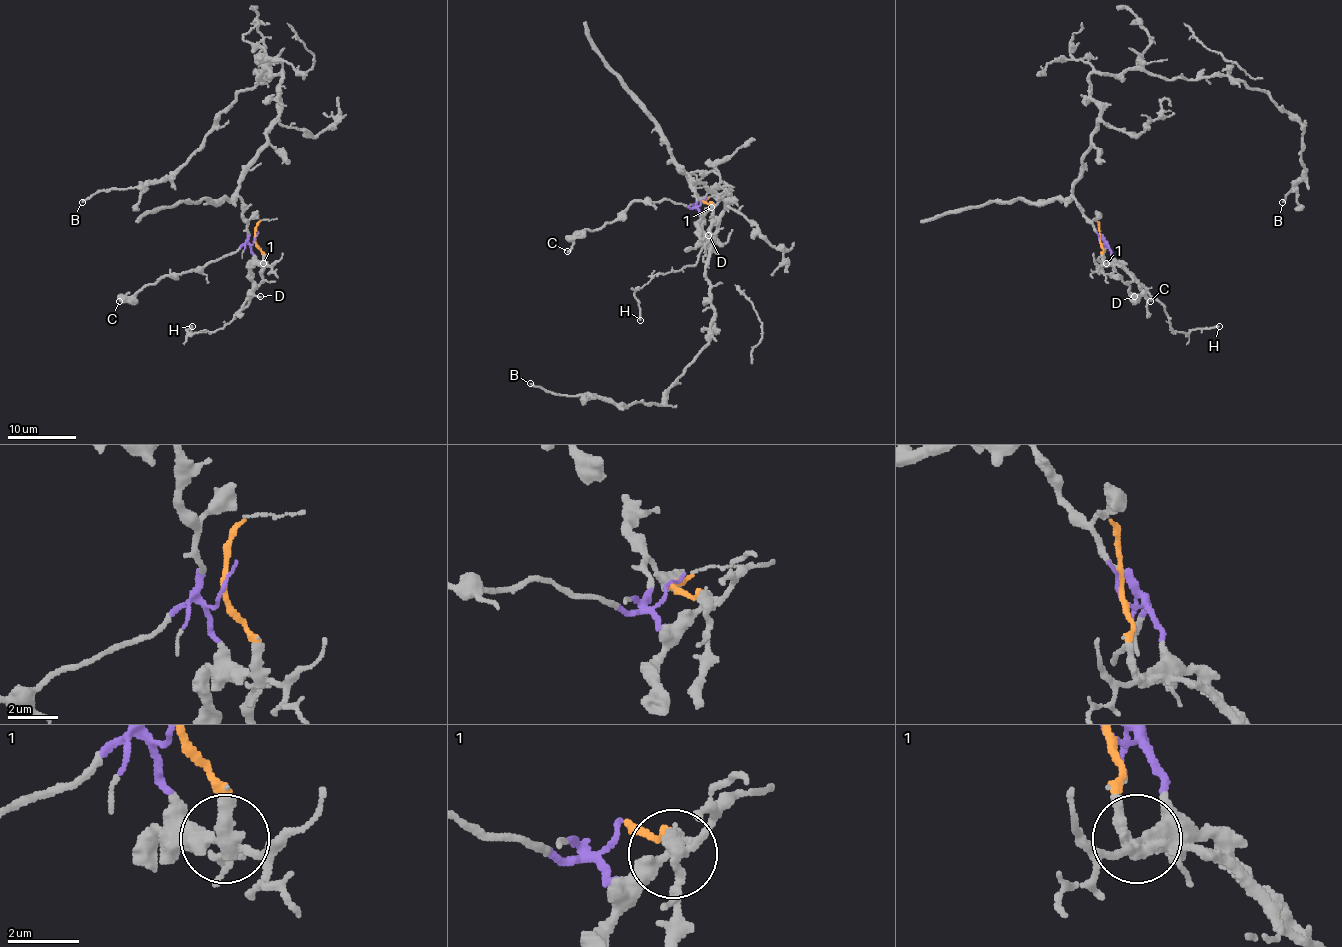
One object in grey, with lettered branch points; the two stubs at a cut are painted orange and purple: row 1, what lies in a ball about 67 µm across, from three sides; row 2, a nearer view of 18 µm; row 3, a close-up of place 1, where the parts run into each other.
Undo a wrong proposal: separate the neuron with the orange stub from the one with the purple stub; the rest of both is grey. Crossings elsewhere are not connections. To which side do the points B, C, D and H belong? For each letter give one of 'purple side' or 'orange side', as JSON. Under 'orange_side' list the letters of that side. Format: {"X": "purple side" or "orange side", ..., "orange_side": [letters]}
{"B": "purple side", "C": "purple side", "D": "purple side", "H": "orange side", "orange_side": ["H"]}

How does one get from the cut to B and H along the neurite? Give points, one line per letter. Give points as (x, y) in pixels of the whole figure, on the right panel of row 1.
B: (1100, 240), (1071, 194), (1100, 117), (1090, 75), (1231, 76), (1263, 90), (1302, 131), (1304, 173), (1282, 202)
H: (1100, 238), (1107, 264), (1119, 264), (1164, 308), (1173, 332), (1187, 333), (1192, 328), (1219, 327)

